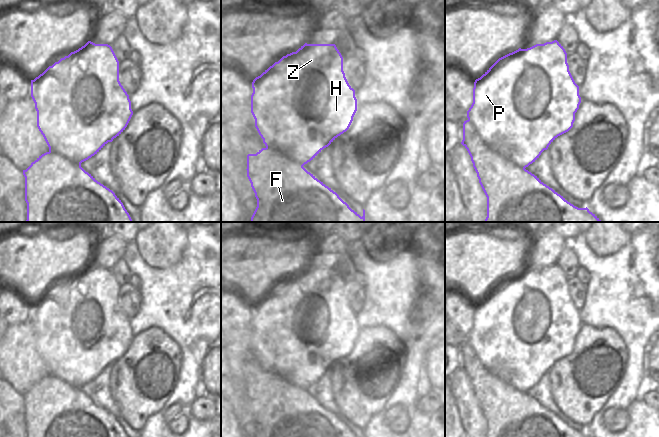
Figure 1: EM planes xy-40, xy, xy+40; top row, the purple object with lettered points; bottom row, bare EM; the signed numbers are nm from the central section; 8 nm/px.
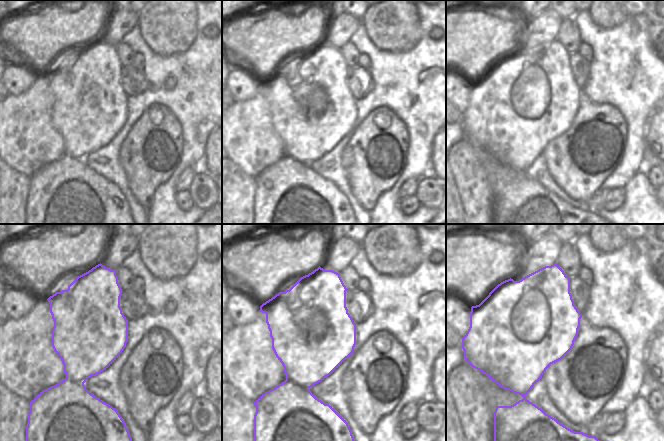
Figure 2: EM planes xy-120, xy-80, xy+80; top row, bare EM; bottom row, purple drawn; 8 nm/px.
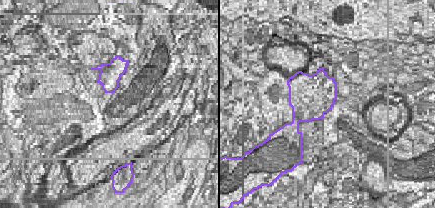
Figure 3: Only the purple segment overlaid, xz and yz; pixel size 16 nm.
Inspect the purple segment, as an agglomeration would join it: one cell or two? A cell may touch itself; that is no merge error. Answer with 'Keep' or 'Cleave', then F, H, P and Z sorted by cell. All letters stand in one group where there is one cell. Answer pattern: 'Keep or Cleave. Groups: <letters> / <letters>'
Cleave. Groups: F / H P Z

